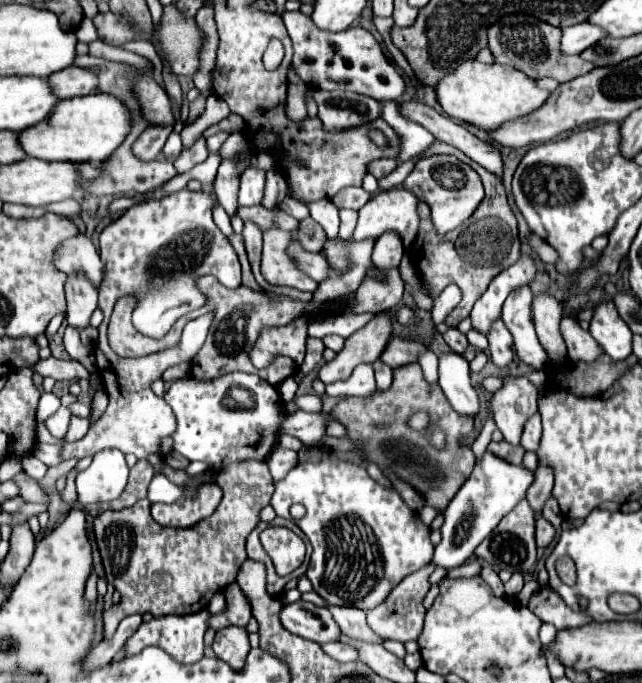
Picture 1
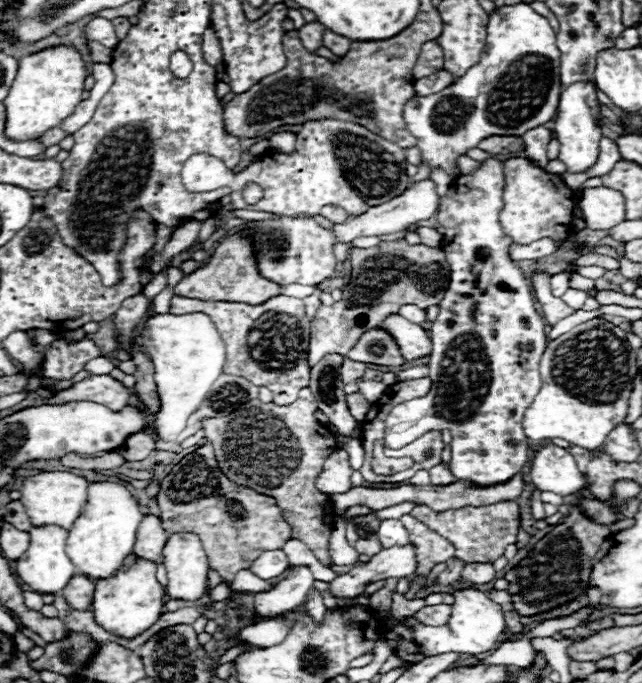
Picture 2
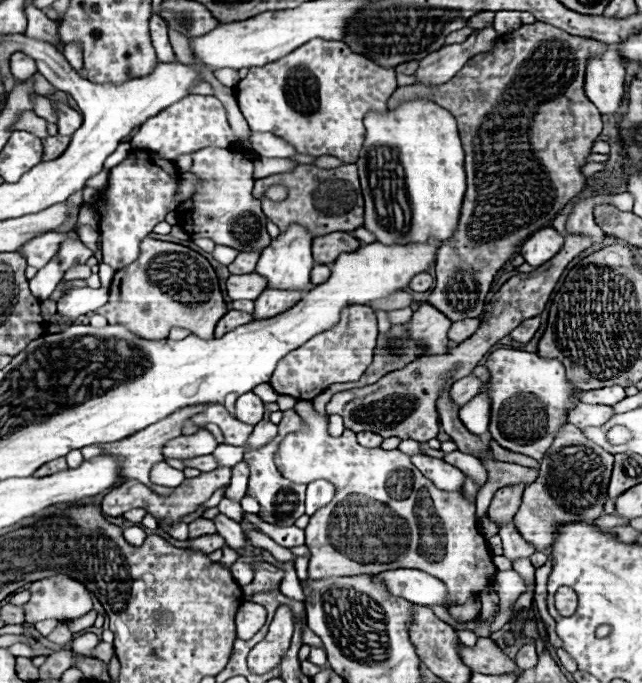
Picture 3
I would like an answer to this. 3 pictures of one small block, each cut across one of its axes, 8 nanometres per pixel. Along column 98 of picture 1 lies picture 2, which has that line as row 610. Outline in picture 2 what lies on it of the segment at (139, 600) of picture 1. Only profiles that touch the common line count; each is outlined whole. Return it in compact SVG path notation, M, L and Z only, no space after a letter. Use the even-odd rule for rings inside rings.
M574 506L562 524L554 526L552 532L534 544L526 558L522 558L512 570L504 574L514 610L520 616L536 616L584 596L592 574L592 558L608 536L608 526L594 524Z

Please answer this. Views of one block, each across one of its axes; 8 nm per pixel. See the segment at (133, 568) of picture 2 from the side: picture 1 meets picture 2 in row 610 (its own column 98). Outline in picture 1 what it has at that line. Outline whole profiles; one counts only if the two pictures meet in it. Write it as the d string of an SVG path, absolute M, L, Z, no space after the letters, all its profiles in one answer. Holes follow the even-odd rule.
M102 92L60 100L46 120L22 130L18 142L26 156L48 162L104 162L130 132L130 114L122 102Z

